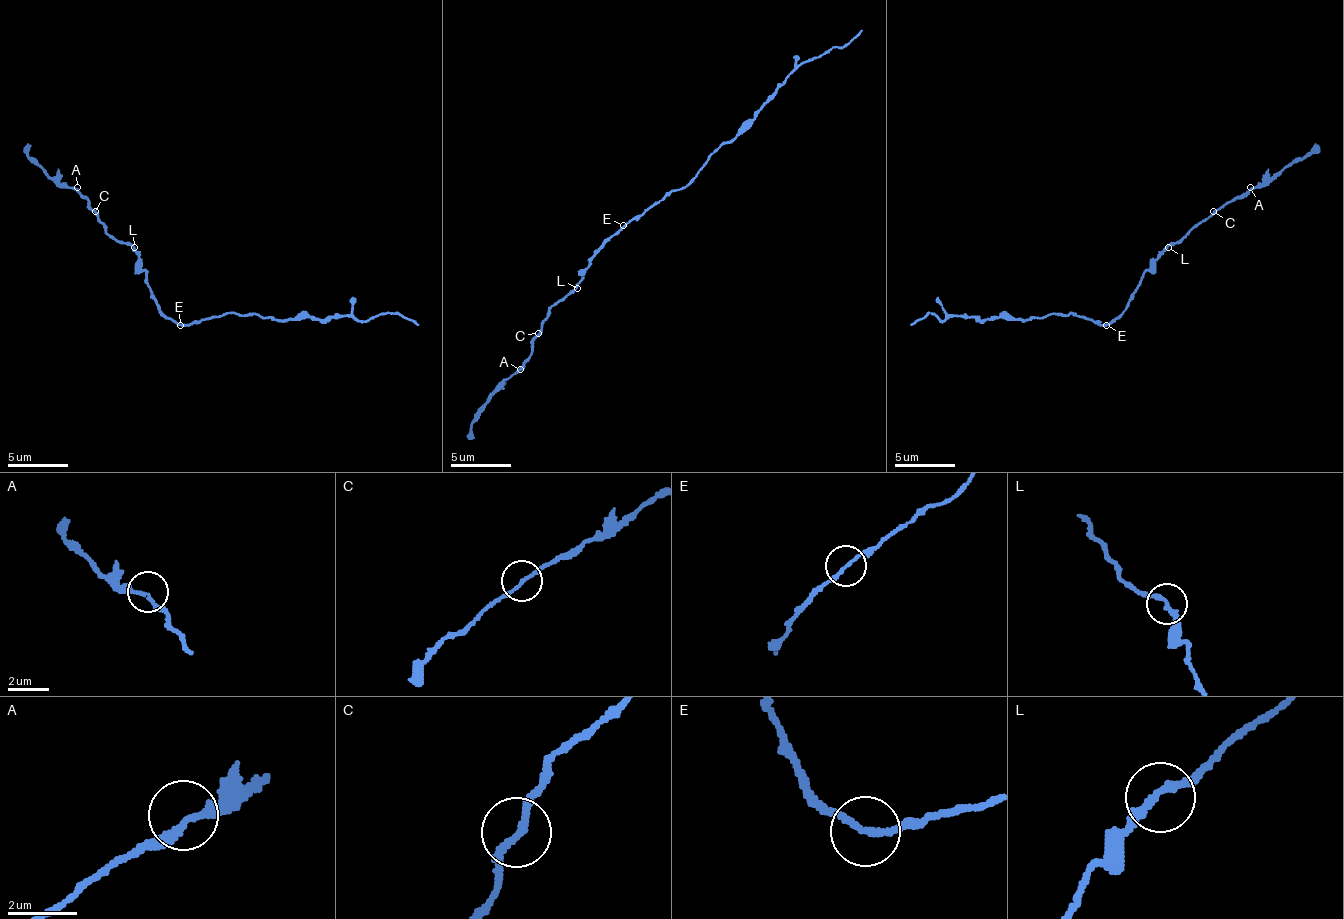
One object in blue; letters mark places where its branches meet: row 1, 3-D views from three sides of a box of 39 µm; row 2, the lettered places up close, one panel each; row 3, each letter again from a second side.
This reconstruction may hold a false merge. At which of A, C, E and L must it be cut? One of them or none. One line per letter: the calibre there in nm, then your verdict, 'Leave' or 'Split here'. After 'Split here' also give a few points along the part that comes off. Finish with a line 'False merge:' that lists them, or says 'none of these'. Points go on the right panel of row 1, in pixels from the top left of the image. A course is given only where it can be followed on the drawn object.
A: Thickness 170 nm. Leave
C: Thickness 170 nm. Leave
E: Thickness 170 nm. Split here. Course of the part to remove: (1105, 325), (1069, 313), (1024, 319), (946, 316), (940, 319), (928, 313), (910, 325)
L: Thickness 180 nm. Leave
False merge: E

